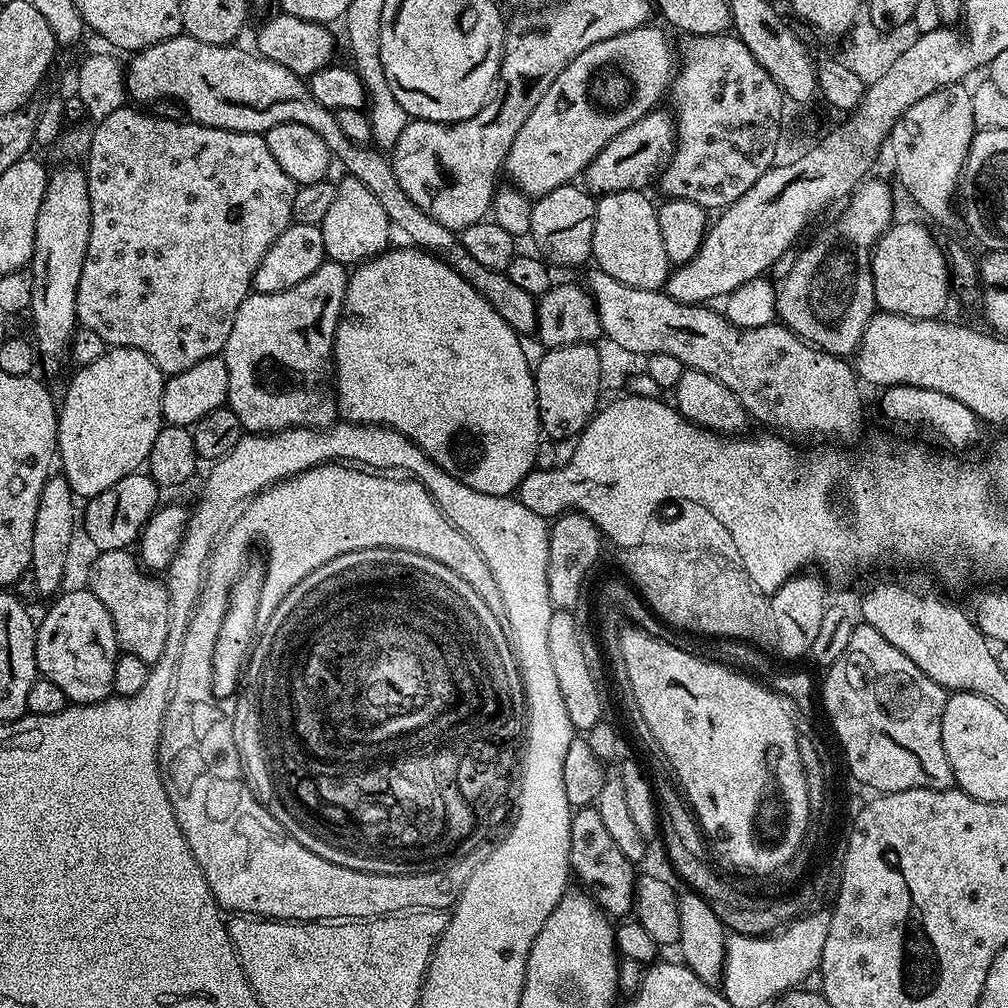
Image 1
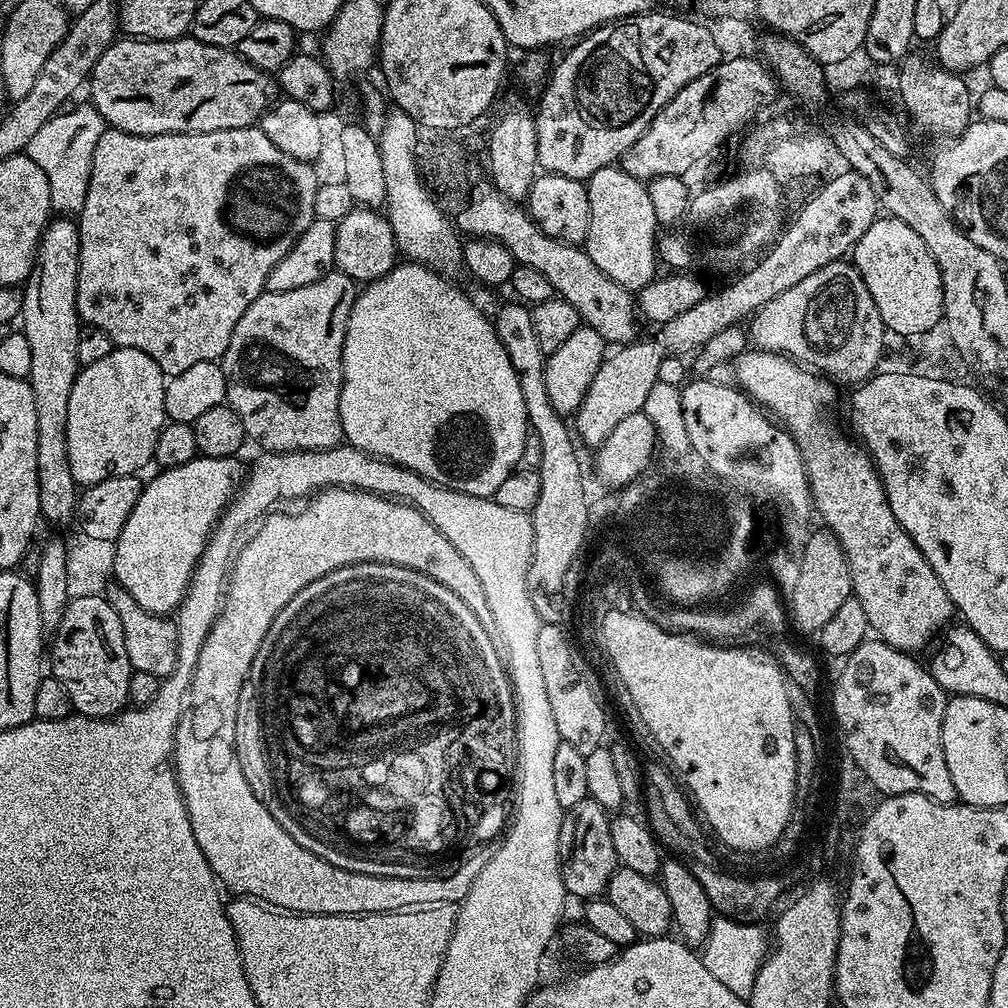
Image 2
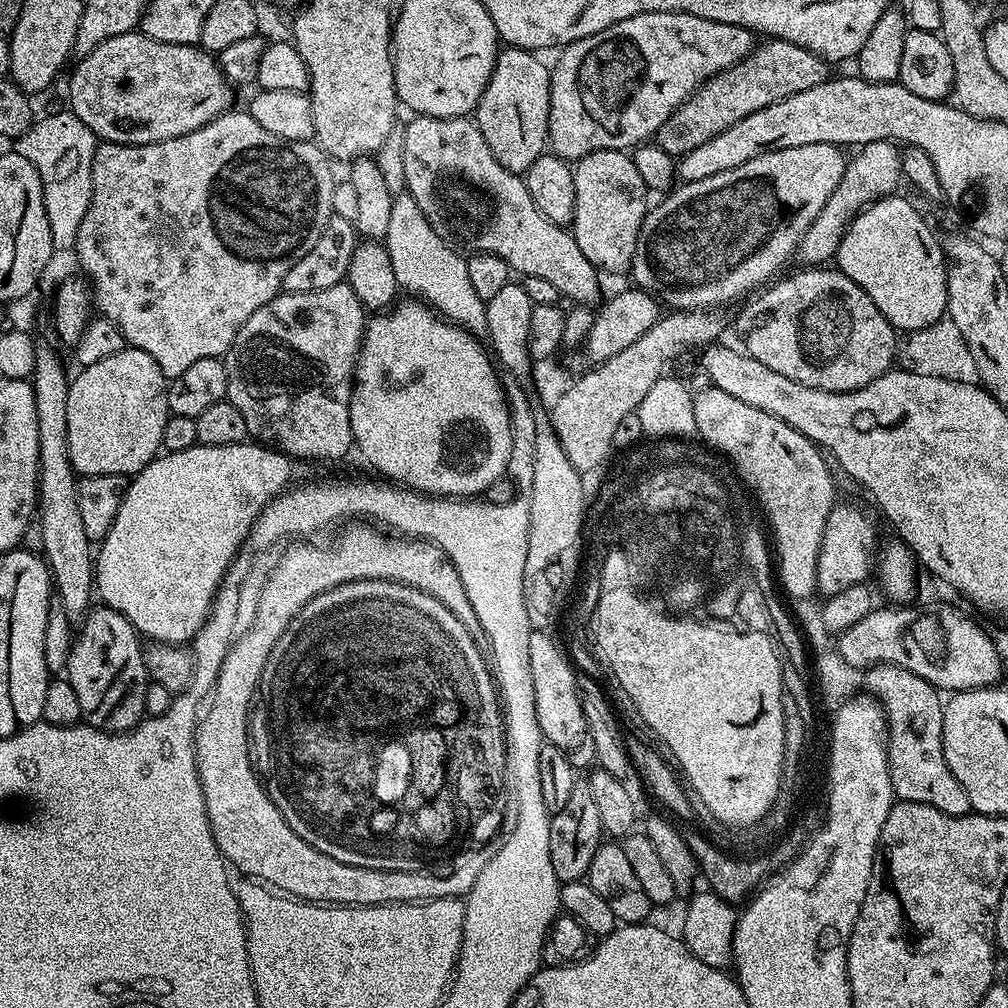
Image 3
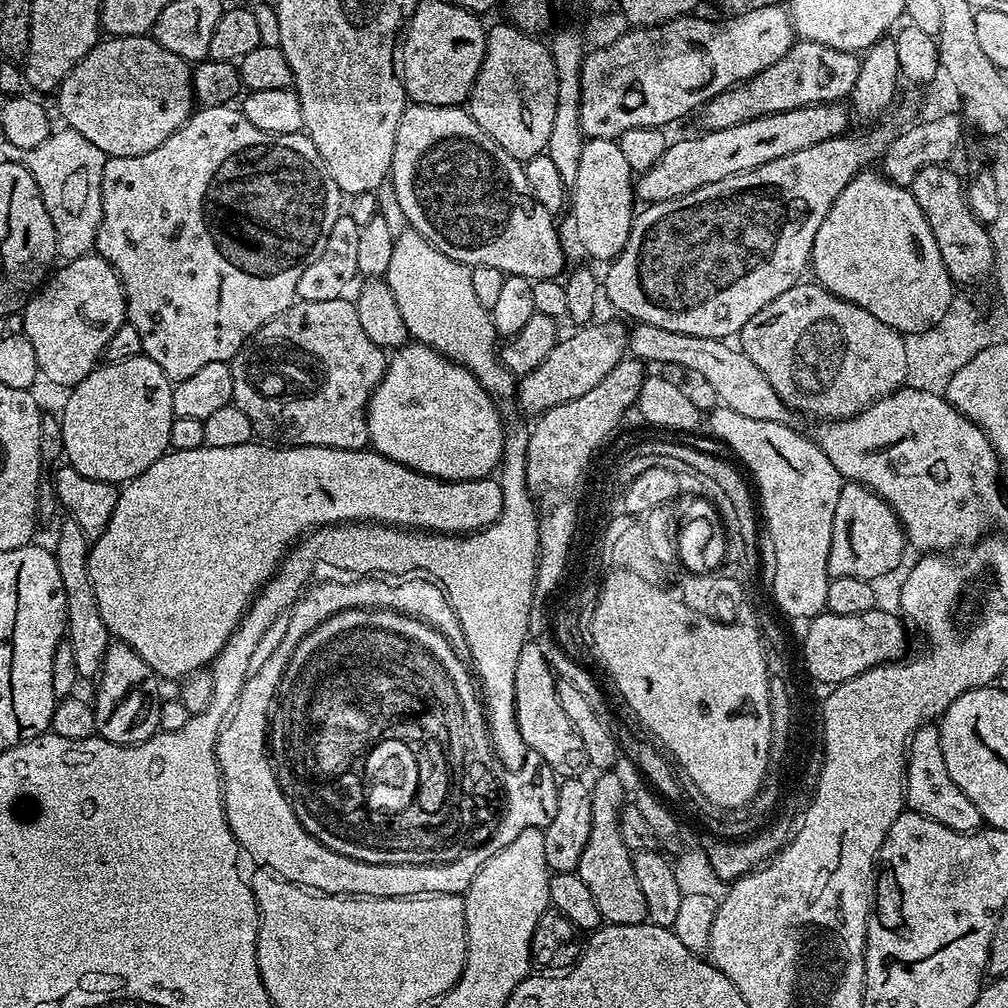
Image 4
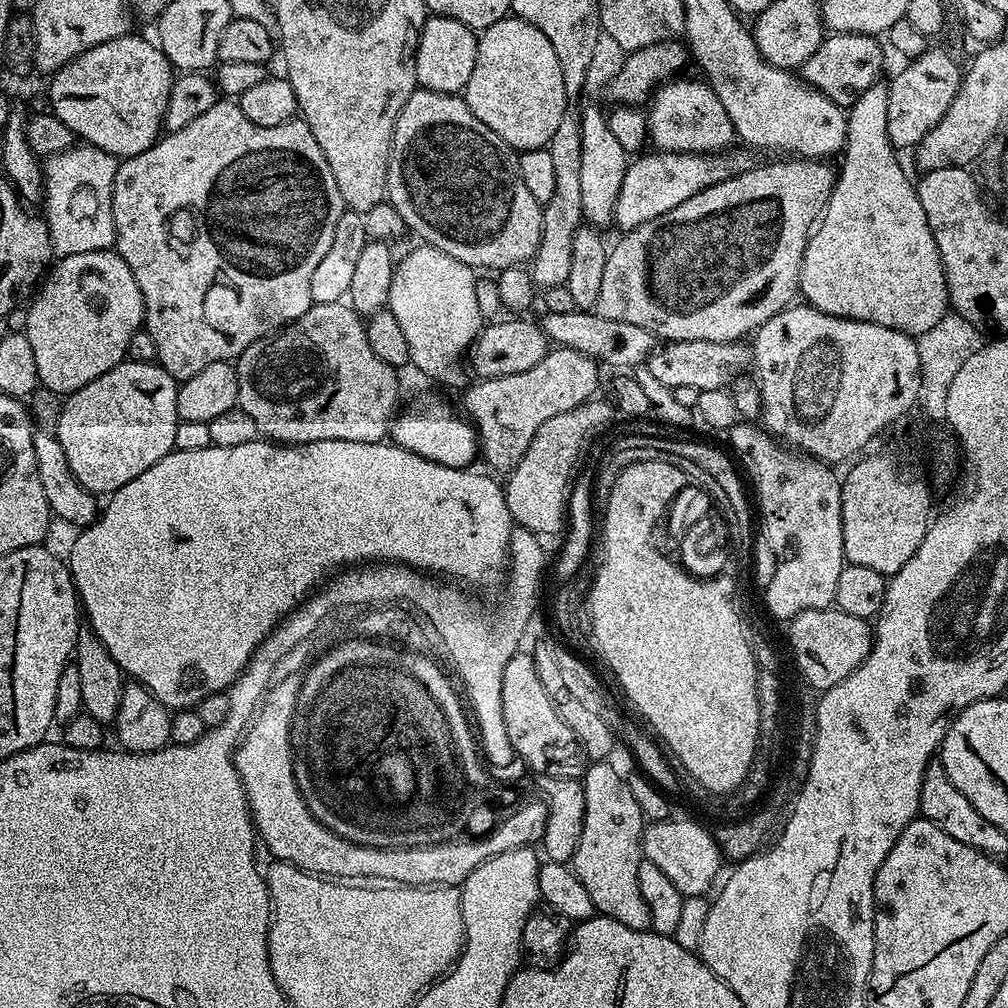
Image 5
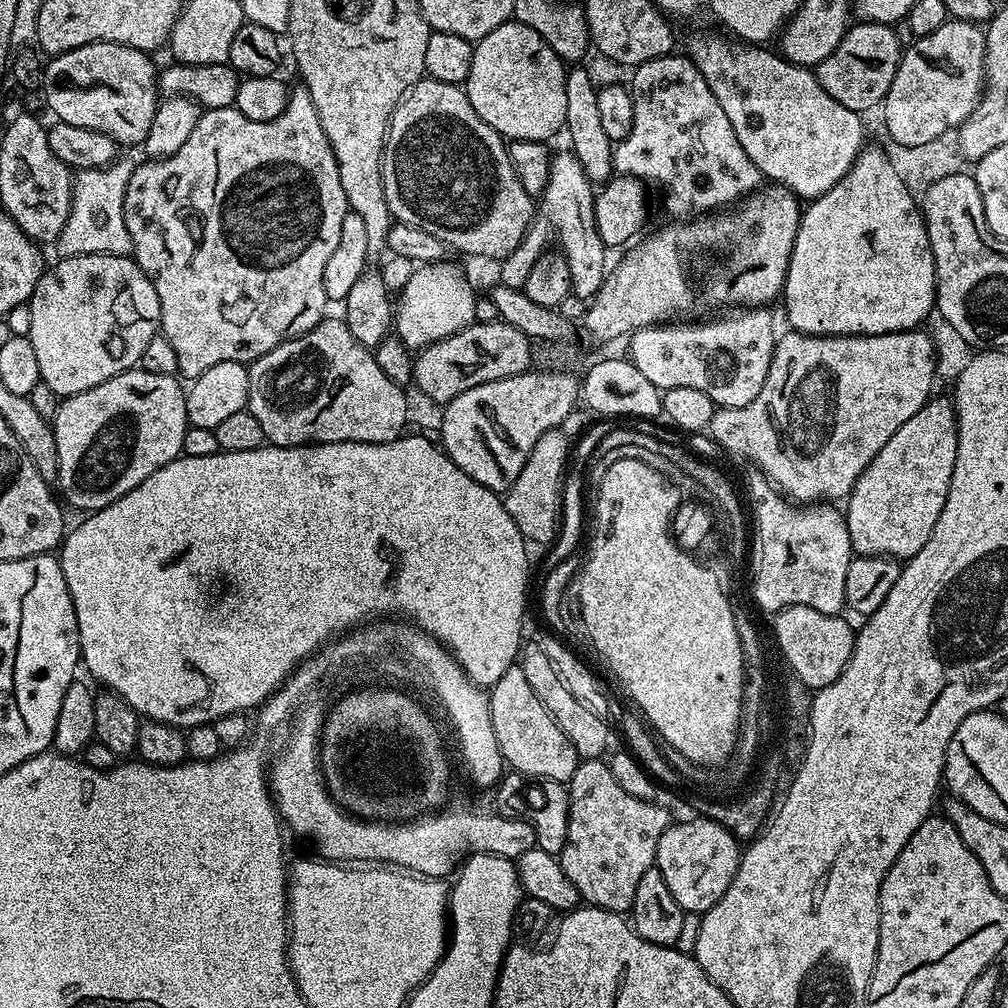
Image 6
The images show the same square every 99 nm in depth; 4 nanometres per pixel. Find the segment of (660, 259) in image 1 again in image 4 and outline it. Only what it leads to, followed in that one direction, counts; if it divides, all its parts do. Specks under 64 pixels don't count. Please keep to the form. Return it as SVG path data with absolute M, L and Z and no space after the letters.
M585 139L578 158L578 178L570 185L570 212L576 240L588 256L611 262L630 238L634 219L634 173L616 140Z

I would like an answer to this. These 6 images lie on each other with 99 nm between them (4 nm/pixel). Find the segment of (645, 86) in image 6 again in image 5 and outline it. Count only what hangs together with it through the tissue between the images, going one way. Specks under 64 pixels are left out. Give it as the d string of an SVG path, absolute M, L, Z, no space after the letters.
M684 78L663 81L650 97L646 115L648 118L648 138L651 147L662 152L703 152L705 154L719 154L731 149L733 147L732 140L737 139L737 134L730 122L730 114L726 114L726 106L722 106L722 101L718 99L718 94L714 94L712 87L703 79L680 79Z

